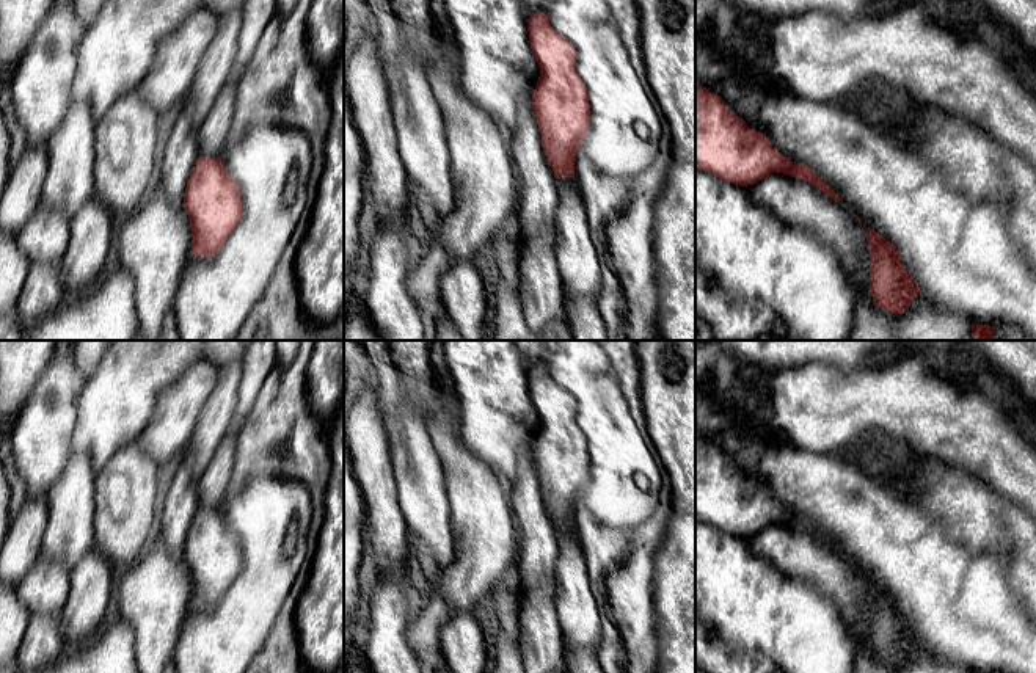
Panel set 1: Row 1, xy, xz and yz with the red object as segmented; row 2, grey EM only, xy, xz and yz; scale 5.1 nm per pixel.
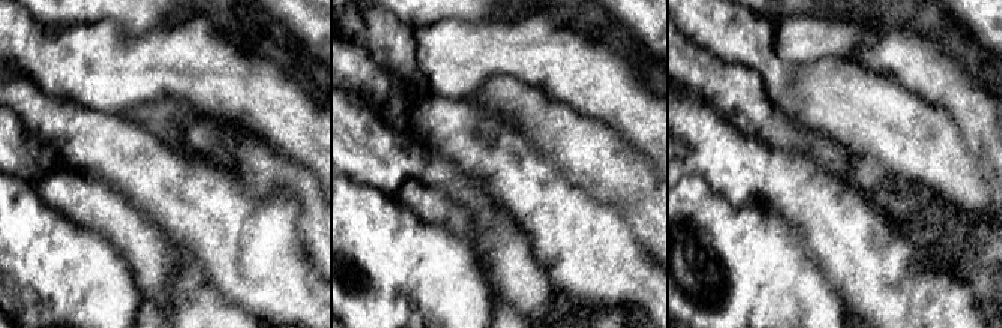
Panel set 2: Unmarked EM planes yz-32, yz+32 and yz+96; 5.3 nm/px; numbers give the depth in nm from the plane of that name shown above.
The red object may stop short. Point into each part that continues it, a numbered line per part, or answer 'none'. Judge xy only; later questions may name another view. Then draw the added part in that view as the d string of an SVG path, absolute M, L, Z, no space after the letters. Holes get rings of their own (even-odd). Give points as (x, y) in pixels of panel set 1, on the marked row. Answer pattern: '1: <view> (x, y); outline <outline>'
none

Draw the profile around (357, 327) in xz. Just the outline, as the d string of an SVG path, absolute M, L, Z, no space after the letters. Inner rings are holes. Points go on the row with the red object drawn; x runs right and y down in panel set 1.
M356 303L356 309L344 318L344 340L380 340L359 303Z

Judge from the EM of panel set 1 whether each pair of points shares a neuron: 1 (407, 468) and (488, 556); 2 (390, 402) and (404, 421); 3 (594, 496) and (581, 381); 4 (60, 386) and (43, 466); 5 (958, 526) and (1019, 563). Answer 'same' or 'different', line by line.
1: different
2: different
3: same
4: same
5: same

